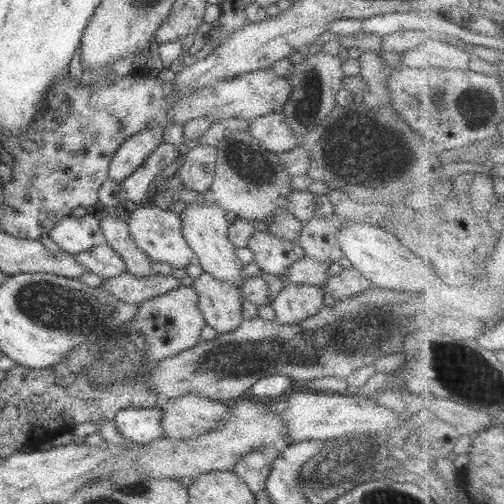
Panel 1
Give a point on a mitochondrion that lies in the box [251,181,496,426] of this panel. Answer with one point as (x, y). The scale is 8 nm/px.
(460, 365)

